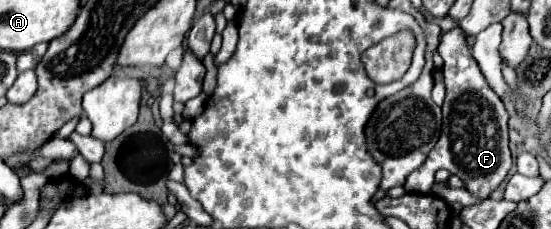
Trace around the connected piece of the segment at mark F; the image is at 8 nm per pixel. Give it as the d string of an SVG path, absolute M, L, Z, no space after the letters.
M461 28L445 32L441 36L437 52L445 62L443 76L447 98L443 104L443 128L427 160L421 164L421 168L407 176L405 190L427 194L435 182L435 172L439 168L445 168L451 174L459 176L465 182L465 188L471 188L471 194L475 198L485 200L505 180L513 164L507 136L507 110L503 102L497 100L497 94L491 88L487 88L479 64L471 56L467 34Z

